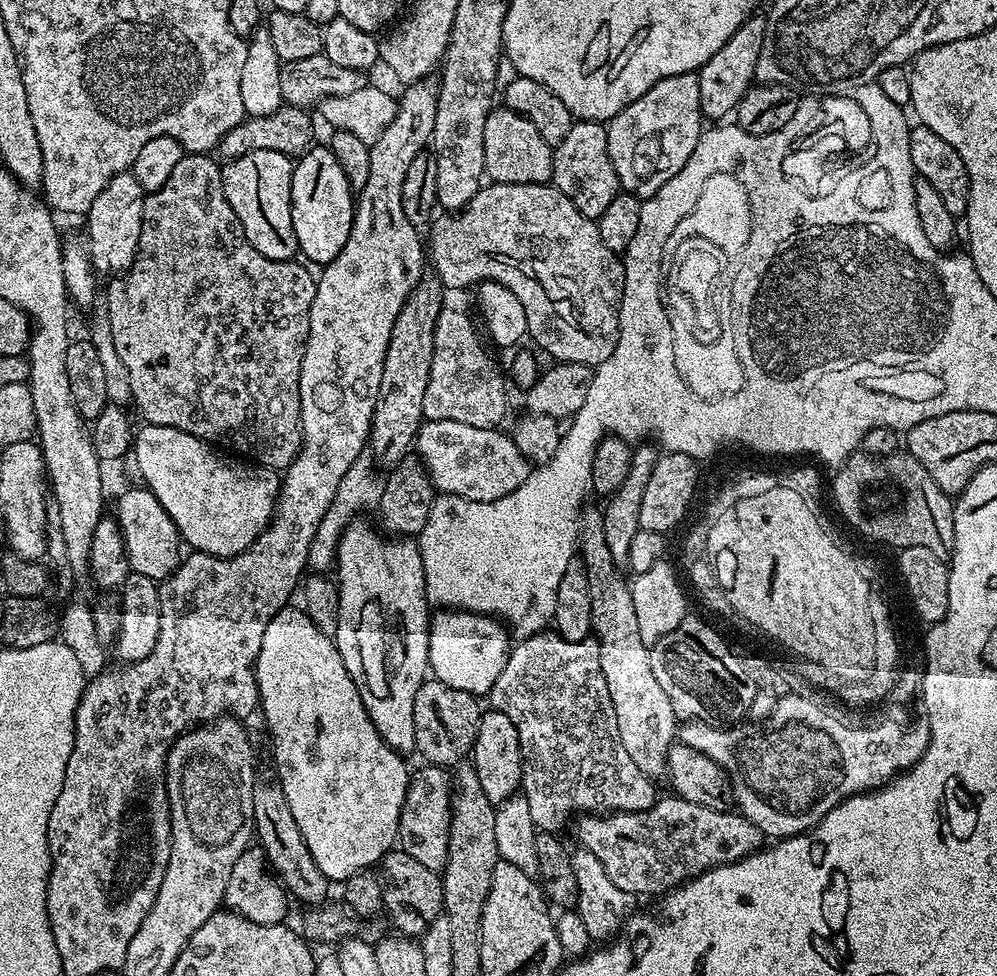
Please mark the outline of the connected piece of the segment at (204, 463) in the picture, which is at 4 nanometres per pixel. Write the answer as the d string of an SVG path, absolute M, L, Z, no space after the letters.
M144 424L141 432L134 436L134 454L136 452L136 468L148 491L158 498L158 502L170 514L176 528L180 531L183 543L189 549L205 552L211 556L237 556L244 552L267 528L272 513L276 510L276 498L280 495L281 477L277 469L263 466L231 464L219 456L219 451L207 440L199 440L186 430L178 430L174 426L158 426Z

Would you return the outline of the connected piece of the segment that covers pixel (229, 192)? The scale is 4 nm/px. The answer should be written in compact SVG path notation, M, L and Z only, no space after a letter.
M258 150L242 154L236 160L229 160L223 165L224 193L234 206L234 214L238 214L238 222L254 250L262 254L267 260L291 260L297 255L296 235L292 221L292 169L293 157L278 154L278 150Z

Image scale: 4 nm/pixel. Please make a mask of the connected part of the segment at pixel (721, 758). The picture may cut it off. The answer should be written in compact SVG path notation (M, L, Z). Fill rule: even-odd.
M772 711L766 720L757 722L748 720L733 726L719 726L704 721L690 720L685 723L687 724L685 727L683 725L679 729L678 738L681 743L710 757L727 773L741 774L741 787L734 794L739 806L737 809L748 820L754 821L761 833L767 837L768 835L776 836L772 838L801 835L814 828L825 817L825 814L816 812L816 808L812 808L812 804L808 804L808 808L788 808L788 804L780 804L780 800L772 800L772 796L768 796L768 792L760 792L760 788L756 788L756 784L752 784L752 776L747 776L748 756L752 756L752 748L756 748L756 740L764 740L764 732L768 732L768 720L776 720L775 712Z

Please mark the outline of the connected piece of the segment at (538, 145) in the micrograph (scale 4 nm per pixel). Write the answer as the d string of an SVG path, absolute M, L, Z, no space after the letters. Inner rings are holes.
M503 106L493 107L492 113L486 118L486 130L482 130L482 142L484 143L484 170L489 181L498 184L546 184L551 181L553 145L548 144L546 138L542 138L542 134L538 134L538 130L534 130L534 122L530 122L522 114Z

